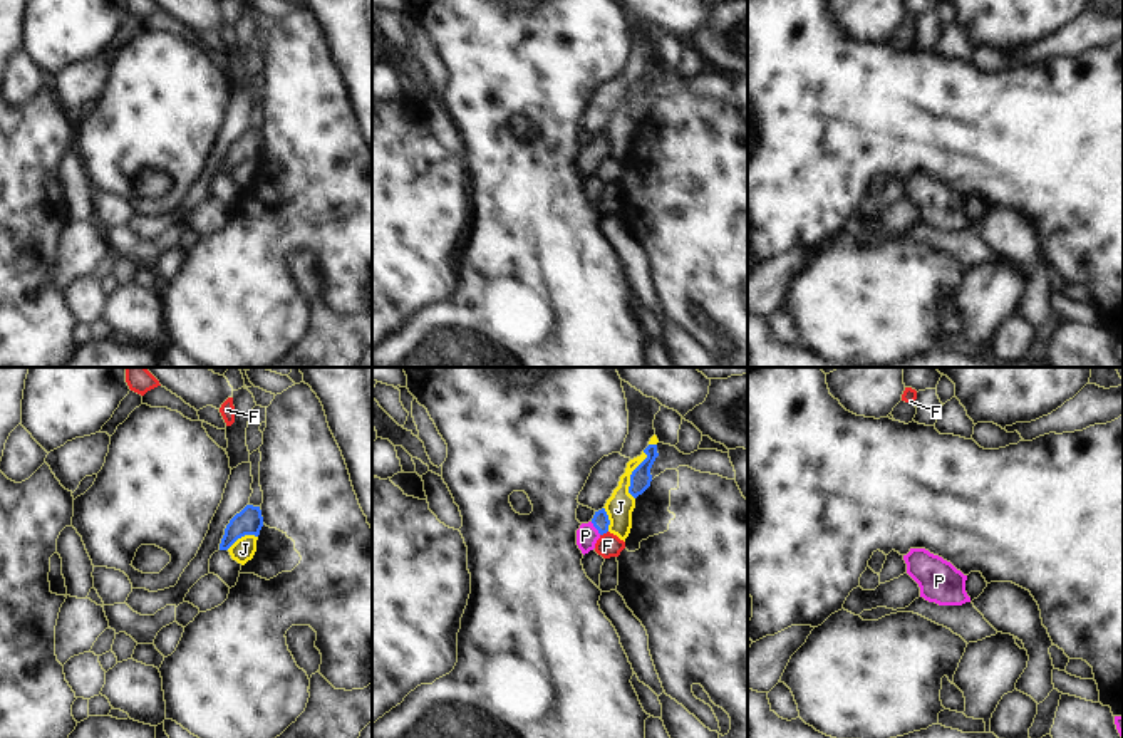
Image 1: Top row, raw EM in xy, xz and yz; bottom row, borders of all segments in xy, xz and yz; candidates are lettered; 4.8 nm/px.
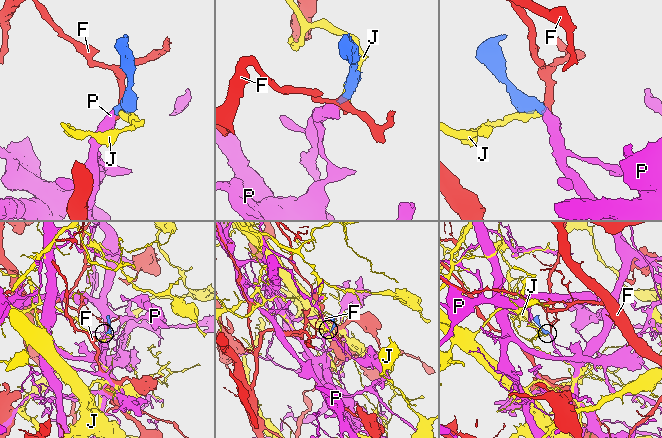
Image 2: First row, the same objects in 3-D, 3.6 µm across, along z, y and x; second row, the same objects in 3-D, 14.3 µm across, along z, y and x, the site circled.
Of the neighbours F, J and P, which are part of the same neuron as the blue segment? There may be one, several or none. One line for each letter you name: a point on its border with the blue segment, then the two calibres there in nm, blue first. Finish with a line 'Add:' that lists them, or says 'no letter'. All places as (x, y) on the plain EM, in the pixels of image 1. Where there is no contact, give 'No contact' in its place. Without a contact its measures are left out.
P: Touches blue at xz (595, 151). Thickness 80 nm (blue) against 110 nm
Add: P

